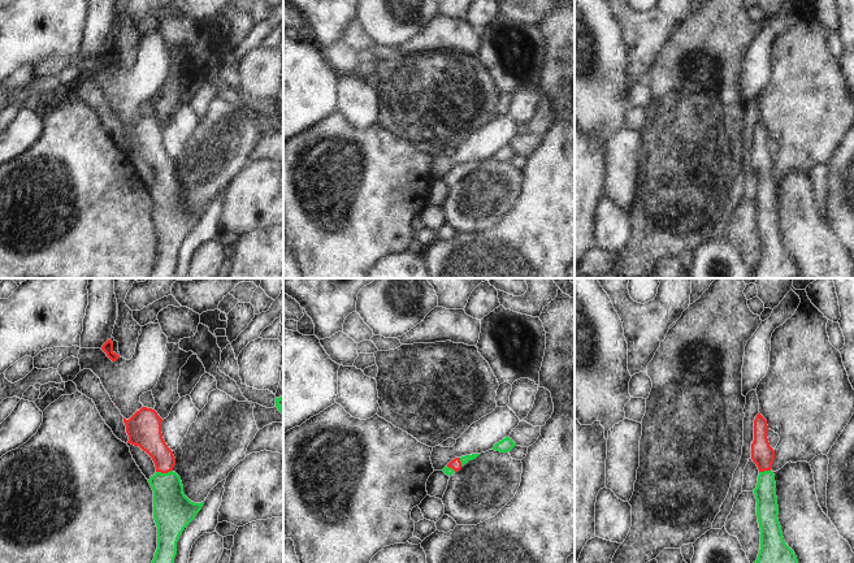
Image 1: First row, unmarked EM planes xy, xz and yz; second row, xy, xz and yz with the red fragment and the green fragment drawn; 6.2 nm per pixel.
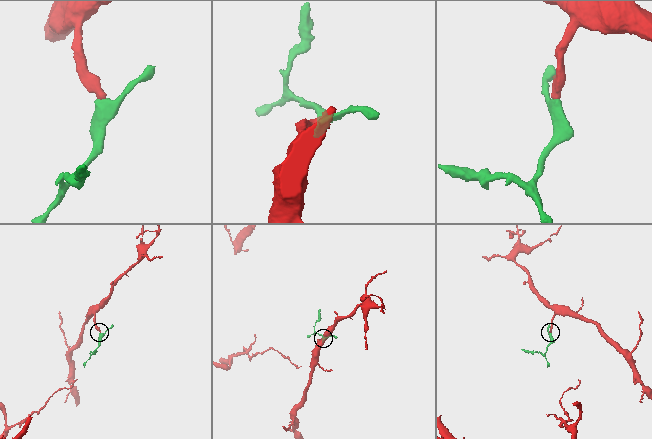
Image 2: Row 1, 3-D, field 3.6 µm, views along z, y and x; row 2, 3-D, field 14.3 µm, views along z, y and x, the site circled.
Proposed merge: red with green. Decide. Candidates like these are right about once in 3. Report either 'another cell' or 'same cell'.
same cell

